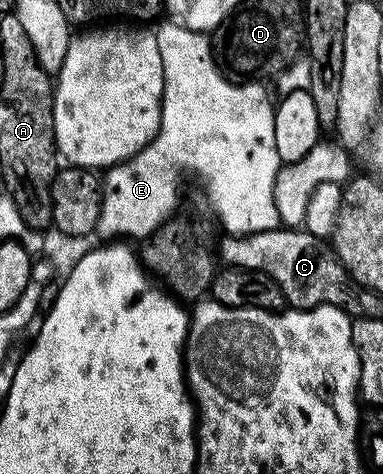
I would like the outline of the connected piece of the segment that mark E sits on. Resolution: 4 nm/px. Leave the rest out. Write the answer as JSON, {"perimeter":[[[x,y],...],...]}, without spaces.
{"perimeter":[[[174,21],[156,28],[155,34],[159,41],[159,53],[163,57],[165,78],[161,127],[157,130],[157,136],[140,153],[104,172],[97,231],[105,234],[109,241],[144,240],[152,235],[176,212],[173,210],[177,207],[177,182],[184,171],[198,175],[205,182],[205,195],[228,234],[254,235],[257,231],[274,230],[279,220],[273,190],[283,164],[275,149],[275,107],[272,102],[269,104],[268,93],[260,87],[260,82],[236,83],[226,78],[213,62],[210,40],[202,32],[192,31]]]}

